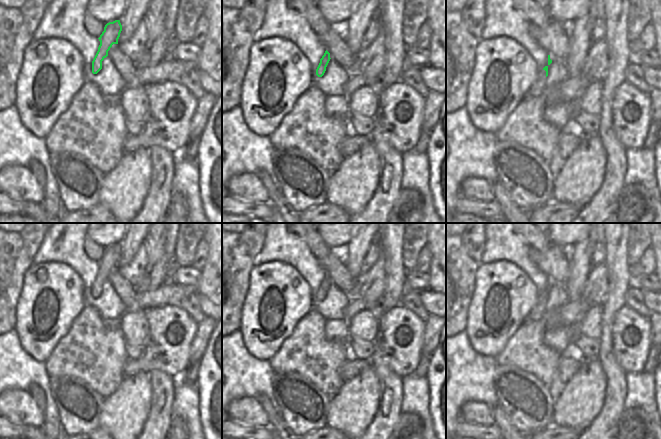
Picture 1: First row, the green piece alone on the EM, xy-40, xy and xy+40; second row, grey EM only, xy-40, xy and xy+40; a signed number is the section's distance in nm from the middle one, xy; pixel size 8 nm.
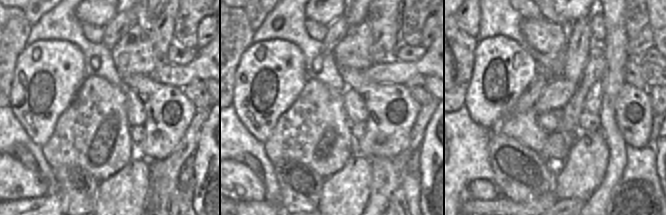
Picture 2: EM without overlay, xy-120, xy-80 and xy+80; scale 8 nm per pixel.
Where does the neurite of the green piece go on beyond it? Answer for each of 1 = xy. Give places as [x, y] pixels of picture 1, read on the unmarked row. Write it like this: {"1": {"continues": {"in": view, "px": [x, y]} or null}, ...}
{"1": {"continues": null}}

